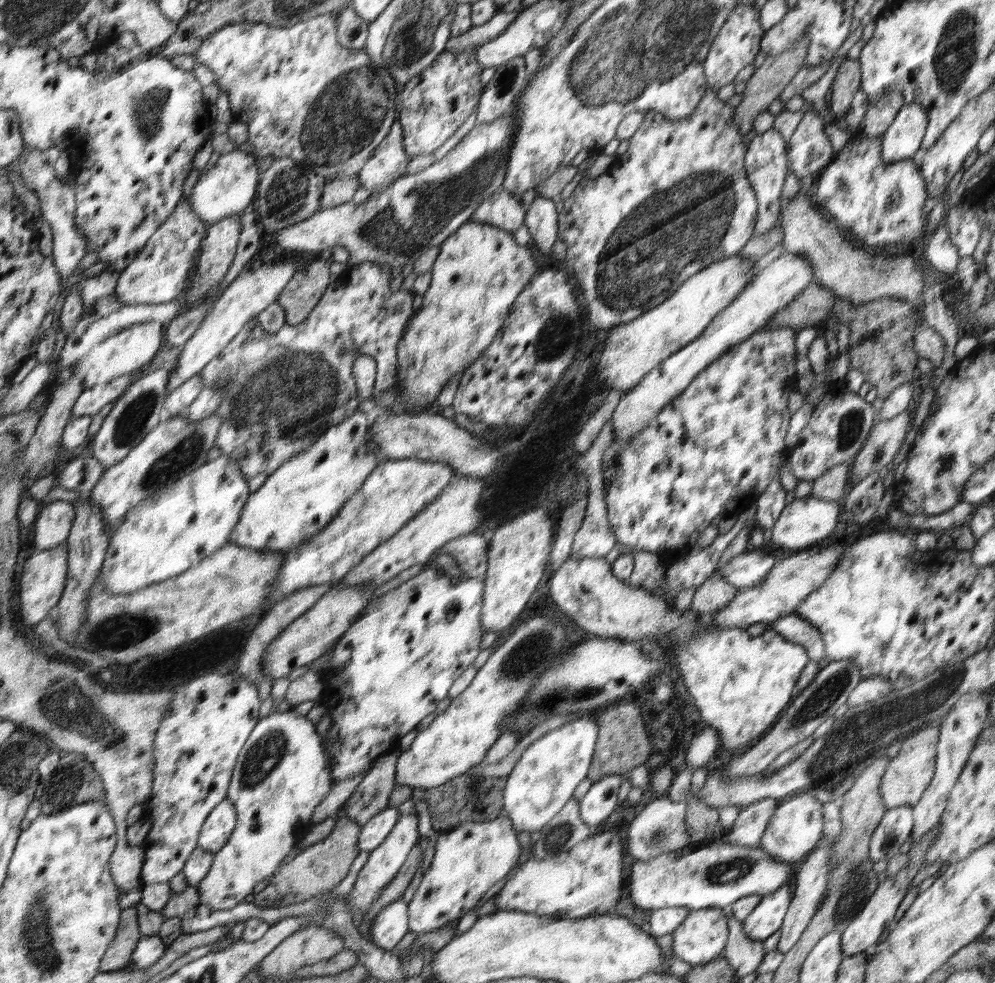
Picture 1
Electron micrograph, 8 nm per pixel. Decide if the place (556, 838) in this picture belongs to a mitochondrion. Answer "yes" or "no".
yes

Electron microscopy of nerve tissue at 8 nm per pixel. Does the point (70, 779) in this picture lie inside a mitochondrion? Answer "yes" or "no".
yes

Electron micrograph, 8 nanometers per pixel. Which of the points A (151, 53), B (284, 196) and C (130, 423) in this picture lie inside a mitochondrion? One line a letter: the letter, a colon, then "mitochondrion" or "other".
A: other
B: mitochondrion
C: mitochondrion

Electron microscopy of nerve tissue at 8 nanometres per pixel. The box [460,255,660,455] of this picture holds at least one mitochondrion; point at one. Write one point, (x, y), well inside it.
(555, 337)

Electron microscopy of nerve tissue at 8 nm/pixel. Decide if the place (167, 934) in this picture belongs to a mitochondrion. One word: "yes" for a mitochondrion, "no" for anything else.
no

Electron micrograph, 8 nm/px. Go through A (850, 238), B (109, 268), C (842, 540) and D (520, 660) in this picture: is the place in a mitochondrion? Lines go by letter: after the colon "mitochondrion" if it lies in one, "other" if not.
A: other
B: other
C: other
D: mitochondrion

